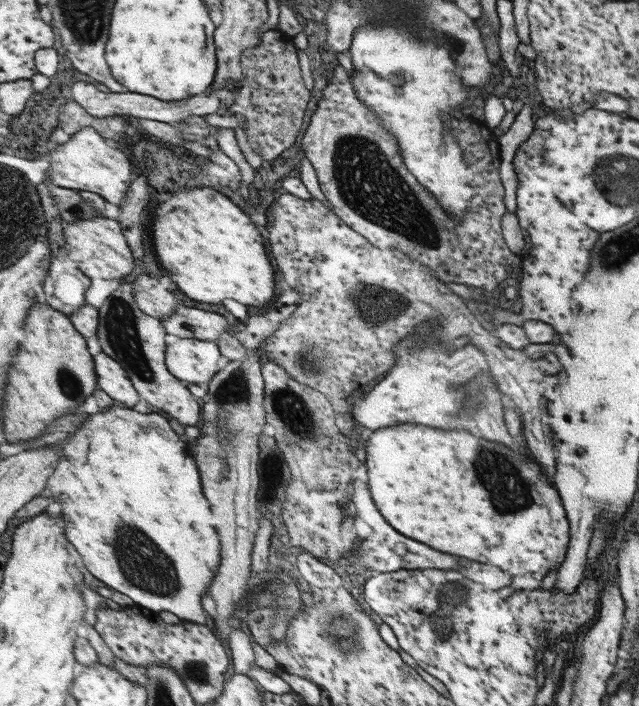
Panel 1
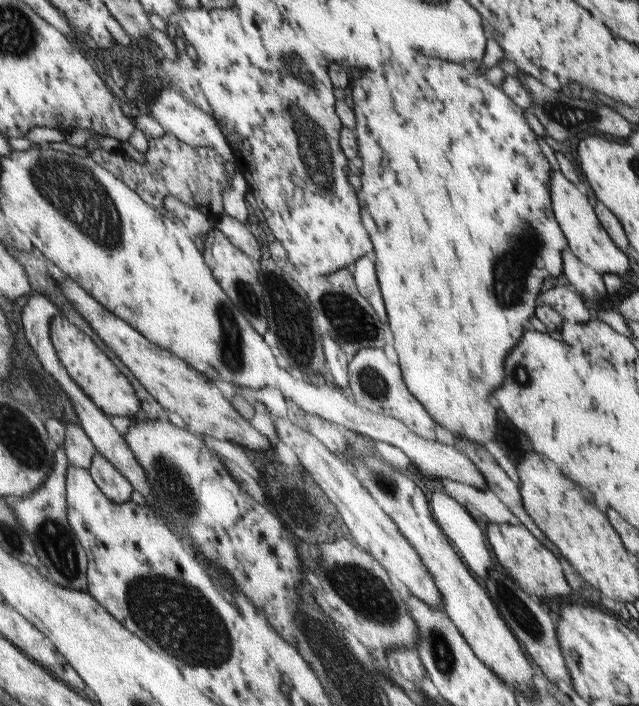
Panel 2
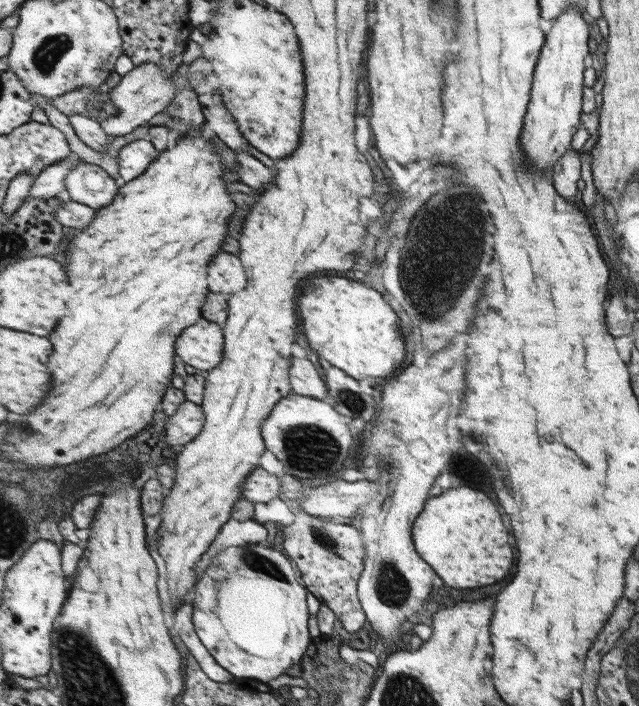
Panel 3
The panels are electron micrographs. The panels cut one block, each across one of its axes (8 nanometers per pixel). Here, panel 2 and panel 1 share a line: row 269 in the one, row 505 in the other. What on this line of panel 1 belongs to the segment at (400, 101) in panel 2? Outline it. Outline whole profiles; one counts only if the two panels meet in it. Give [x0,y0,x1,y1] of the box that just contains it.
[366,424,570,586]

